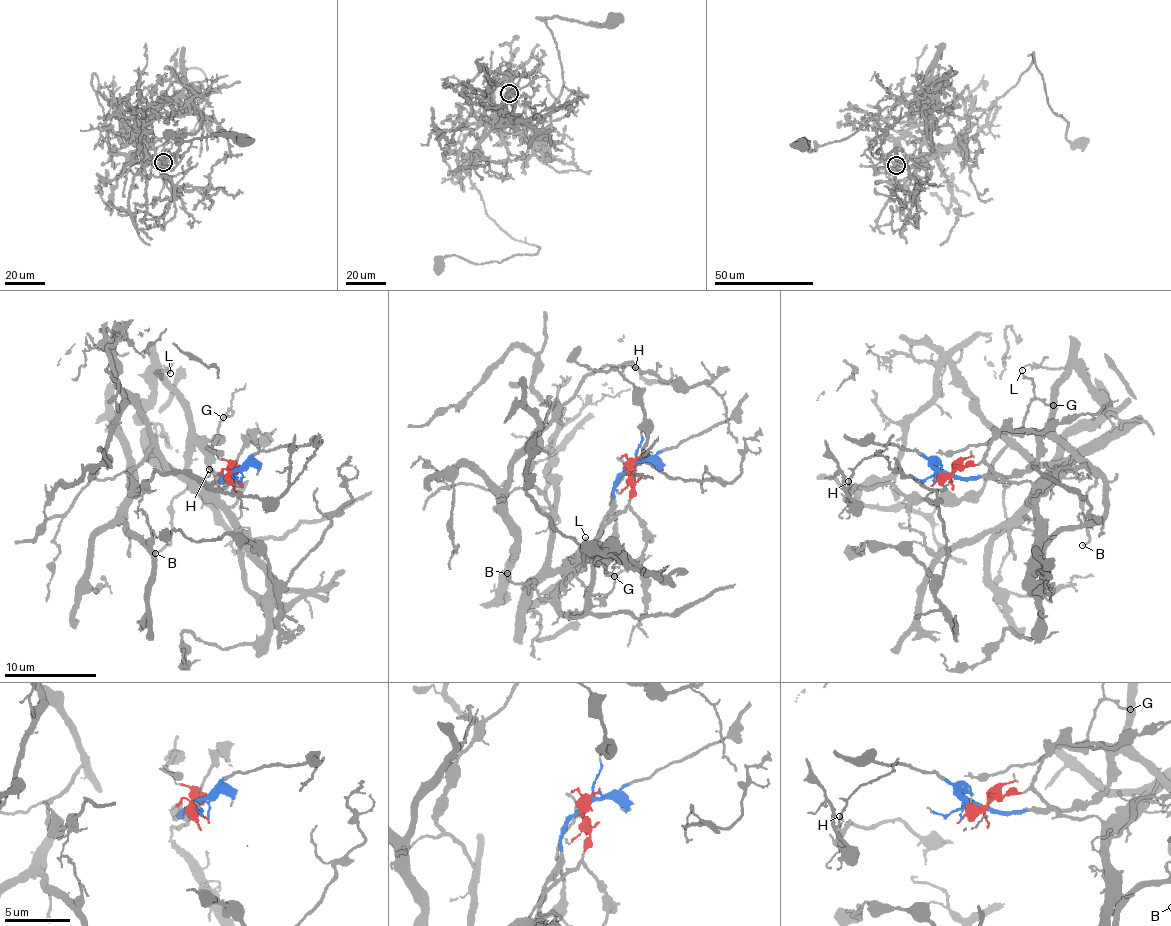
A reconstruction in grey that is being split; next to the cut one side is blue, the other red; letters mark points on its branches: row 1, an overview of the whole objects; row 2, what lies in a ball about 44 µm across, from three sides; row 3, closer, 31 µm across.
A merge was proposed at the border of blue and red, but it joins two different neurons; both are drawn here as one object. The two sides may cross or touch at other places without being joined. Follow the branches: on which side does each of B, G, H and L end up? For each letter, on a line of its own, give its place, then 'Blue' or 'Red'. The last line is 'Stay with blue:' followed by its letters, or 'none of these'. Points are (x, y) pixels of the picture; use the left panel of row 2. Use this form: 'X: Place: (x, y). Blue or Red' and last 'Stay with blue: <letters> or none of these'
B: Place: (155, 553). Blue
G: Place: (223, 417). Blue
H: Place: (209, 469). Red
L: Place: (170, 373). Blue
Stay with blue: B, G, L

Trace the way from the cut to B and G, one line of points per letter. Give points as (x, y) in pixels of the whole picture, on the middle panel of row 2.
B: (630, 465), (618, 479), (613, 511), (603, 523), (595, 551), (549, 600), (533, 582), (515, 583), (506, 574)
G: (630, 465), (618, 479), (613, 511), (603, 523), (594, 550), (610, 545), (626, 561), (626, 567), (613, 576)

